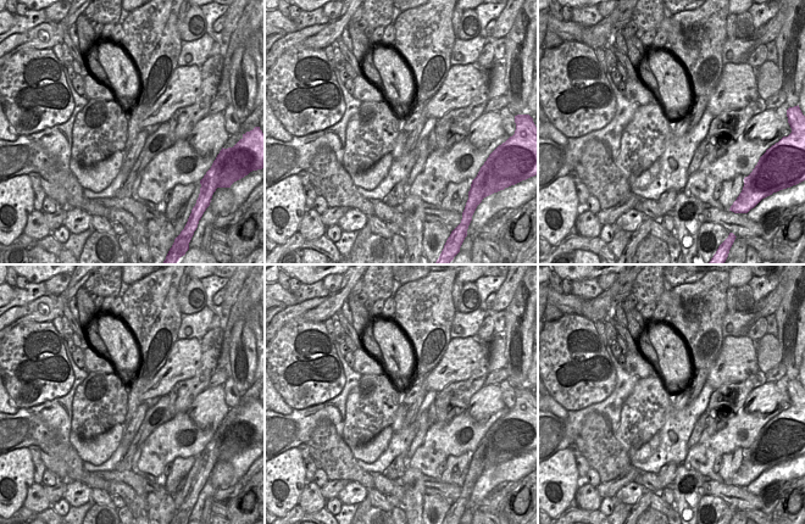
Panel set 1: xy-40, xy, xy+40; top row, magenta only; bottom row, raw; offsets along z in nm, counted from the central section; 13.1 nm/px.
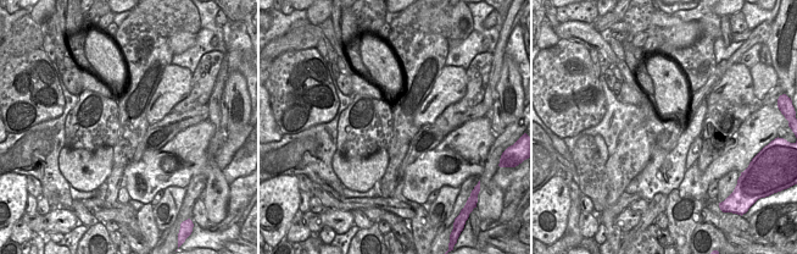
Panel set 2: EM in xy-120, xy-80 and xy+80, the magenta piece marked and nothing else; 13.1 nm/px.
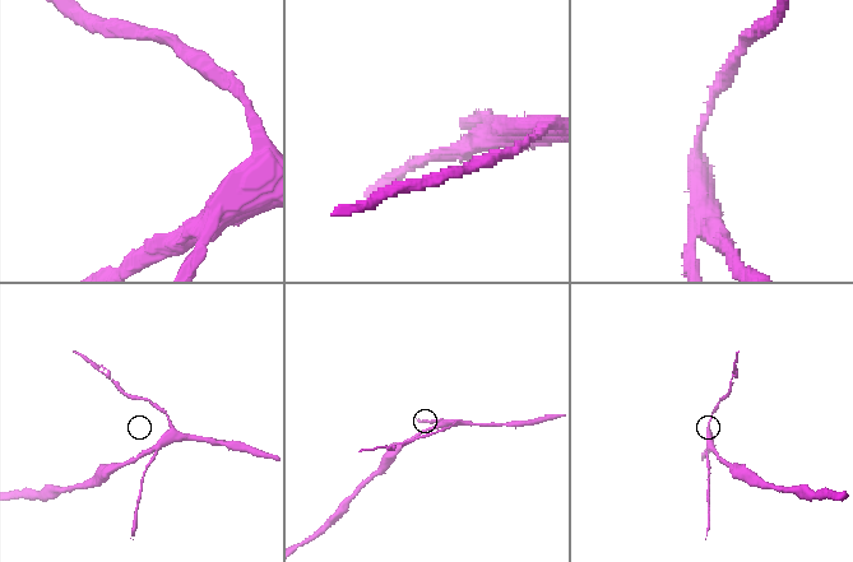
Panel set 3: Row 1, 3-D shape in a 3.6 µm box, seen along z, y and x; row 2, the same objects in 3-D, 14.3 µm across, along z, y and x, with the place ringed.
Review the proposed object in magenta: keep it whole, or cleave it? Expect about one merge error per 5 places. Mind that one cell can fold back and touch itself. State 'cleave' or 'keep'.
cleave

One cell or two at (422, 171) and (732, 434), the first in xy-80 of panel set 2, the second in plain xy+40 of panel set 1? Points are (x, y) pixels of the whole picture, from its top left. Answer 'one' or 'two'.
one

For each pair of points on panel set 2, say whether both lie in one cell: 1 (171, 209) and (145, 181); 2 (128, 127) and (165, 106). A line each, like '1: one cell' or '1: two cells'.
1: two cells
2: two cells

